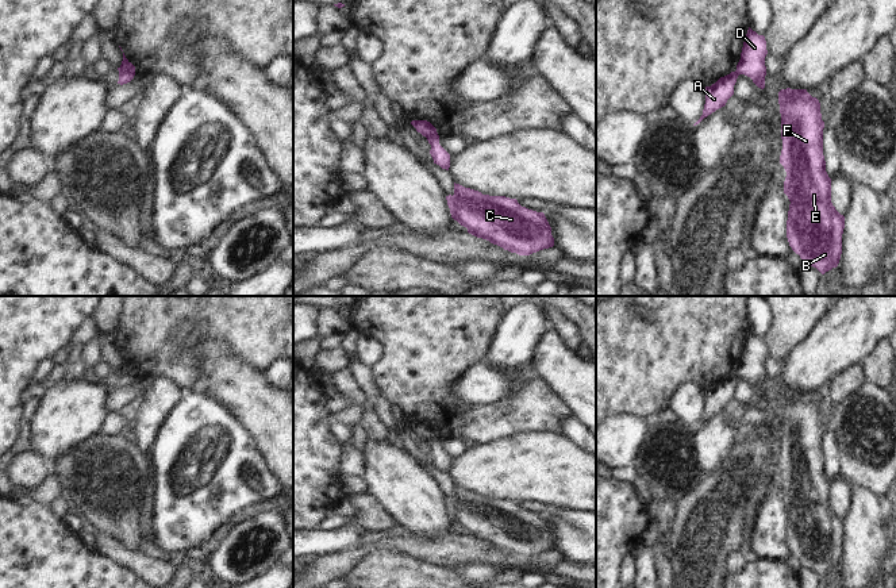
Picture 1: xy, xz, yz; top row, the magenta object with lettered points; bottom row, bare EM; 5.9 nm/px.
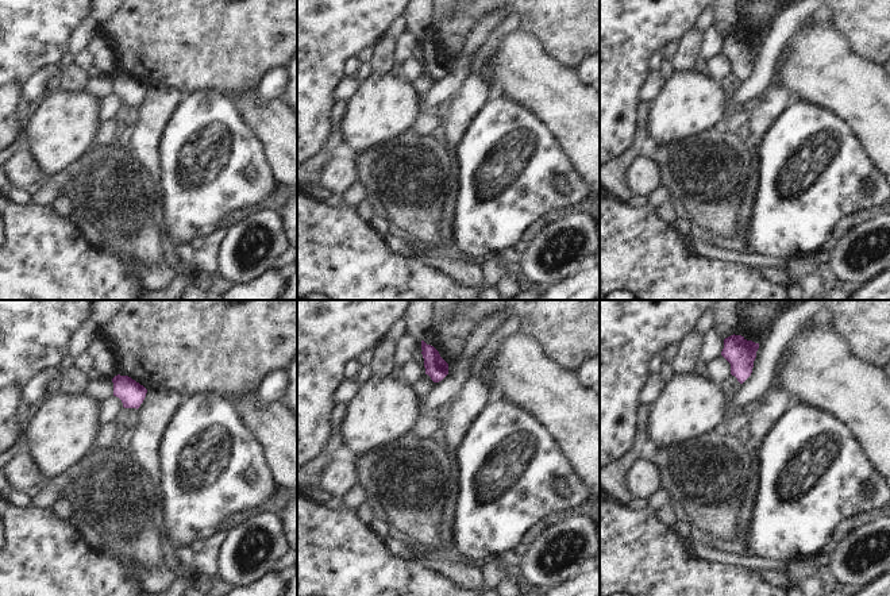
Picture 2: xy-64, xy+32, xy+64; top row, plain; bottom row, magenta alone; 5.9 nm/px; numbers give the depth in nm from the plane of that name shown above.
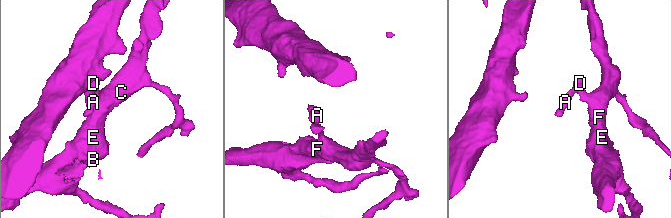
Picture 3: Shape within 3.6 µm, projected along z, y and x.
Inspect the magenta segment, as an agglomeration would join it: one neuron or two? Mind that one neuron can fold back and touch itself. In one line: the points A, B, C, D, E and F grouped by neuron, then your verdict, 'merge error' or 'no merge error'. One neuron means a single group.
A / B C D E F; merge error

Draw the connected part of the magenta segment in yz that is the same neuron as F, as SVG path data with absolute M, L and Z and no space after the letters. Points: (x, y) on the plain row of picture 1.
M781 392L784 496L791 507L787 541L801 564L822 577L837 570L842 557L845 519L831 506L831 481L823 458L820 406L807 392Z

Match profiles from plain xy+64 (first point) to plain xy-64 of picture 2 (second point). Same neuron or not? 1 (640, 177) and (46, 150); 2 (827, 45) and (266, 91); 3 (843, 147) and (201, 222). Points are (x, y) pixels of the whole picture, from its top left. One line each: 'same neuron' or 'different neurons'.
1: different neurons
2: different neurons
3: same neuron

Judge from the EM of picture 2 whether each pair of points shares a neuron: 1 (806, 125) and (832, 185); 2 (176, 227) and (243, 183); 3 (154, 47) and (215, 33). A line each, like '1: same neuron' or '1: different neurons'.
1: same neuron
2: same neuron
3: same neuron

